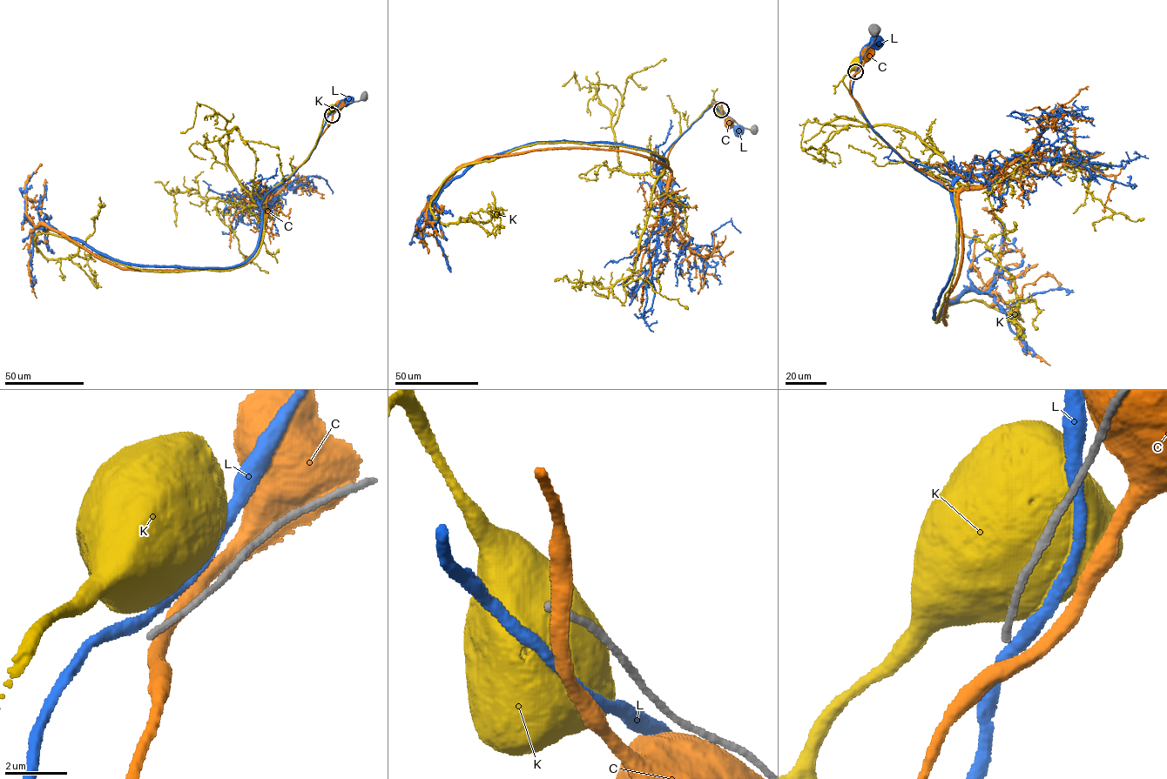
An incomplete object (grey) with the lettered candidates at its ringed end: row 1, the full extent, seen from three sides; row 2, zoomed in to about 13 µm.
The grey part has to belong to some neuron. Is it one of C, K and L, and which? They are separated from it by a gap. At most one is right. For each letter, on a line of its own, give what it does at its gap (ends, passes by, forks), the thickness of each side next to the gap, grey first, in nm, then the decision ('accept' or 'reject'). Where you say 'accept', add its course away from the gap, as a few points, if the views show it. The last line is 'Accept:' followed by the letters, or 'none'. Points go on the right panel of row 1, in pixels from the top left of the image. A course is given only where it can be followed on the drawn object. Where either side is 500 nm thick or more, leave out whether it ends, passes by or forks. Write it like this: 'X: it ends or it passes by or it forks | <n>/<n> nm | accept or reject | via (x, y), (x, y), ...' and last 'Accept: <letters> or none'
C: it passes by | 240/480 nm | reject
K: 240/900 nm | reject
L: it passes by | 240/400 nm | reject
Accept: none

